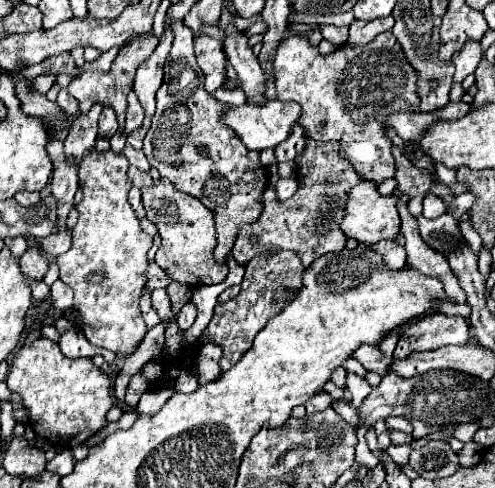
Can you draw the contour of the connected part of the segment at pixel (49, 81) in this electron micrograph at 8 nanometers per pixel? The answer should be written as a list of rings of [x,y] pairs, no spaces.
[[[41,74],[37,78],[33,78],[31,82],[31,92],[41,92],[41,94],[47,94],[47,90],[53,86],[55,82],[55,76],[49,76],[49,74]]]

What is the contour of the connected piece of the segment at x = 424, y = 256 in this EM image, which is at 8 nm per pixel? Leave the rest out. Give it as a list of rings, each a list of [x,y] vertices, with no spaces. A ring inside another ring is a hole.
[[[399,194],[399,216],[401,216],[401,234],[405,236],[405,250],[407,250],[407,266],[423,272],[425,276],[435,276],[443,282],[443,290],[449,300],[457,304],[465,304],[467,296],[463,288],[459,286],[459,280],[455,272],[451,270],[447,258],[439,252],[433,252],[433,248],[425,246],[419,232],[417,232],[417,220],[409,214],[407,202],[409,198]]]

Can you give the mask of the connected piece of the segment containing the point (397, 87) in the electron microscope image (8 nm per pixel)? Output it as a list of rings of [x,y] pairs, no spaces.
[[[383,32],[375,40],[363,46],[343,44],[333,54],[319,54],[317,48],[309,44],[305,36],[293,34],[281,42],[277,48],[277,98],[281,102],[295,100],[301,104],[301,126],[309,132],[313,140],[337,140],[345,158],[361,172],[361,178],[375,180],[381,184],[385,178],[393,178],[397,172],[397,164],[393,158],[393,142],[387,138],[389,126],[385,124],[389,114],[395,112],[417,112],[419,104],[419,76],[417,70],[407,62],[405,52],[393,32]]]

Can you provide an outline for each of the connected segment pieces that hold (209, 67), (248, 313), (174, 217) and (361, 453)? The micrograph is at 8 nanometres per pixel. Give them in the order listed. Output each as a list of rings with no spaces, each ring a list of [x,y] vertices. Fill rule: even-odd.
[[[199,36],[195,40],[195,56],[197,56],[197,64],[205,76],[207,92],[215,92],[215,90],[223,88],[227,82],[227,72],[225,72],[227,56],[225,56],[219,40],[209,38],[209,36]]]
[[[281,250],[281,252],[277,252],[275,256],[269,256],[269,258],[255,256],[247,264],[245,278],[241,282],[241,292],[235,298],[227,300],[227,302],[219,302],[215,306],[215,314],[213,314],[209,326],[205,328],[203,336],[201,336],[201,338],[215,340],[217,344],[223,346],[223,356],[219,360],[221,370],[229,370],[249,350],[253,336],[257,336],[257,332],[265,326],[265,322],[269,318],[273,318],[275,312],[283,310],[287,306],[285,290],[291,288],[291,290],[297,292],[301,288],[303,270],[305,270],[305,266],[301,264],[299,256],[295,252],[289,252],[289,250]],[[273,300],[277,300],[275,306],[271,304]]]
[[[157,182],[149,188],[141,190],[143,206],[147,210],[147,218],[159,228],[161,246],[155,254],[155,262],[165,270],[171,280],[189,286],[205,286],[205,284],[219,284],[227,276],[227,266],[215,262],[213,248],[215,248],[215,214],[205,208],[197,198],[191,194],[179,192],[171,186],[171,182]]]
[[[363,428],[363,430],[357,434],[359,444],[357,444],[357,448],[355,448],[355,462],[365,464],[367,468],[375,468],[375,466],[377,466],[377,458],[375,458],[375,454],[367,448],[367,442],[365,442],[365,432],[367,432],[367,428]]]

